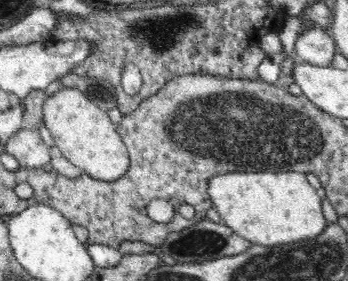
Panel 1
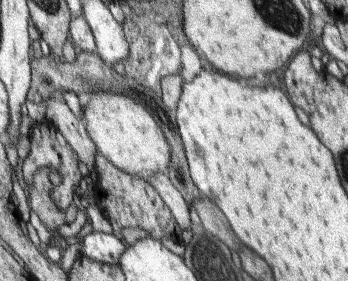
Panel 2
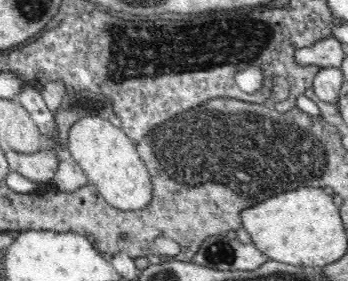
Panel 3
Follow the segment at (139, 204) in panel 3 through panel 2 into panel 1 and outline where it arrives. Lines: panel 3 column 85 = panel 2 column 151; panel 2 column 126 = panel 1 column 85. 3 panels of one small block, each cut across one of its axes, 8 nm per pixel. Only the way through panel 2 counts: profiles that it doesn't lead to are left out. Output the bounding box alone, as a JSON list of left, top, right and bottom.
[42,88,130,182]

